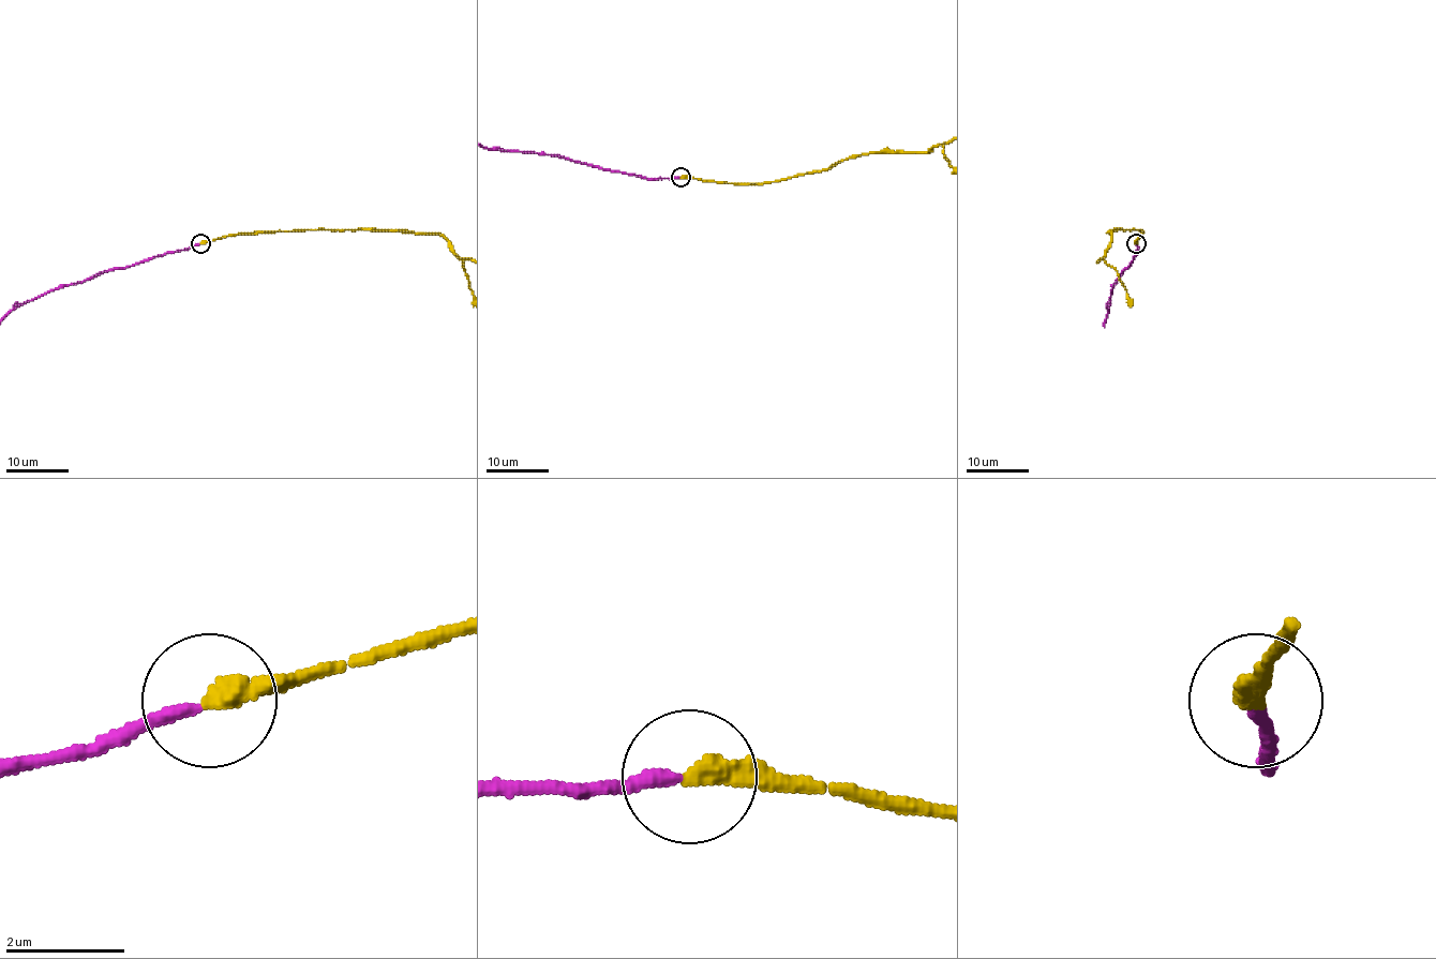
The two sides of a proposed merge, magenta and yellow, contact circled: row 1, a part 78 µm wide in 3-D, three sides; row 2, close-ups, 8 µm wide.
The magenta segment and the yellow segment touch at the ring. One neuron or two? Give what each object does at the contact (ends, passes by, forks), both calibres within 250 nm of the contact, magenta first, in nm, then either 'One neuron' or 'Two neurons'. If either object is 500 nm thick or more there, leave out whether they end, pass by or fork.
At the ring magenta ends. At the ring yellow ends. Thickness 220 nm (magenta) against 360 nm. One neuron

